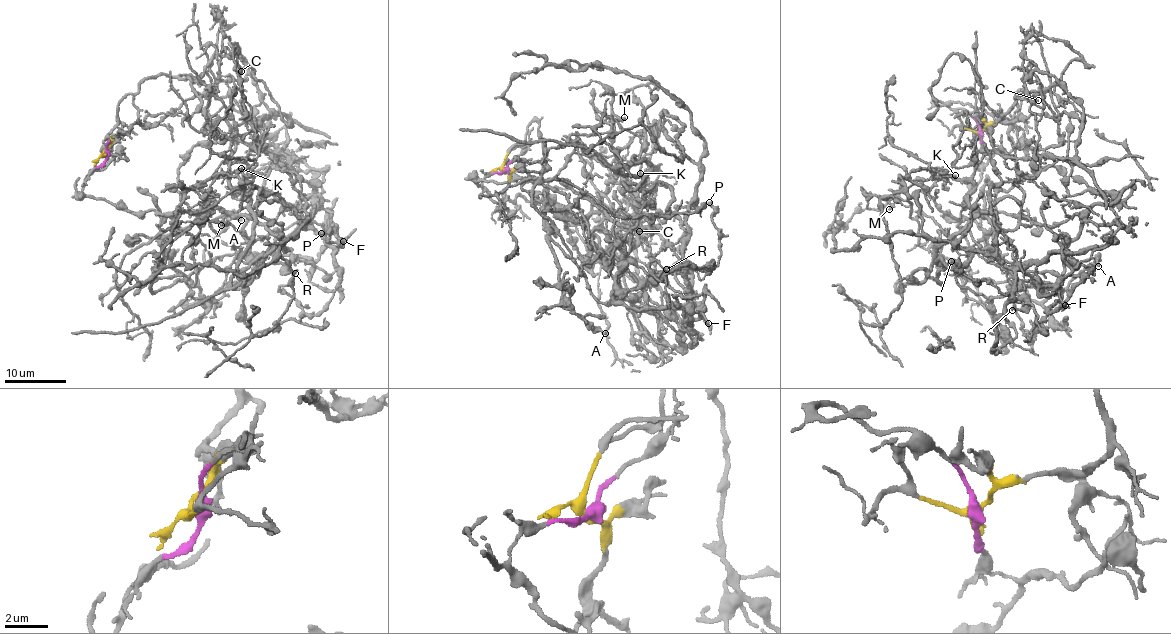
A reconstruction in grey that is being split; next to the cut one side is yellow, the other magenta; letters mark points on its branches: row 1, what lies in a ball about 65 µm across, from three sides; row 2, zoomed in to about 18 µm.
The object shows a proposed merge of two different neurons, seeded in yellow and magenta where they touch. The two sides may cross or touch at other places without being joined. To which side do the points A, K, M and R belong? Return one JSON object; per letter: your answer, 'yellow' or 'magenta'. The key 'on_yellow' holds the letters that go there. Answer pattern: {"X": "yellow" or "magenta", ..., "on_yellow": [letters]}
{"A": "yellow", "K": "yellow", "M": "yellow", "R": "magenta", "on_yellow": ["A", "K", "M"]}

